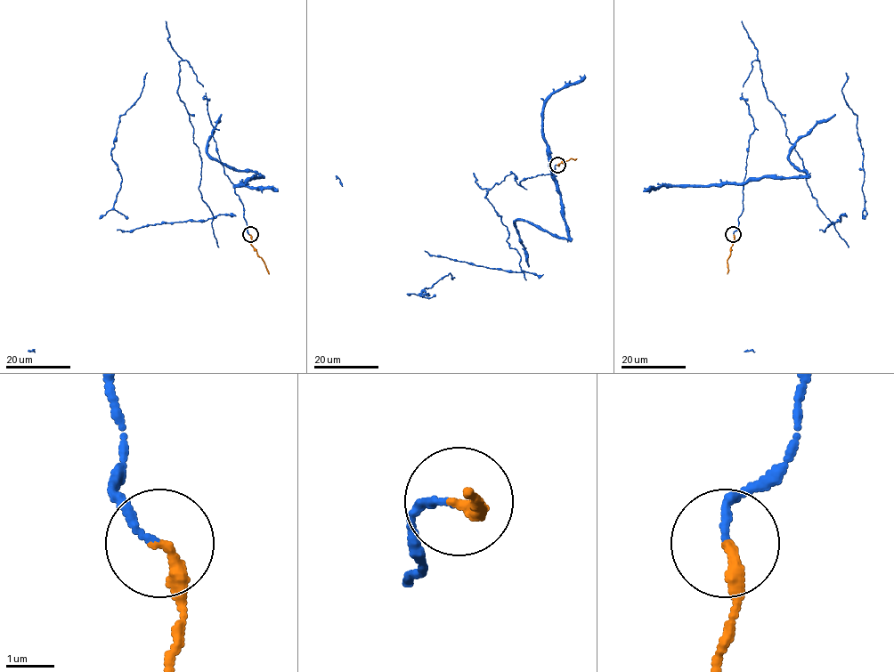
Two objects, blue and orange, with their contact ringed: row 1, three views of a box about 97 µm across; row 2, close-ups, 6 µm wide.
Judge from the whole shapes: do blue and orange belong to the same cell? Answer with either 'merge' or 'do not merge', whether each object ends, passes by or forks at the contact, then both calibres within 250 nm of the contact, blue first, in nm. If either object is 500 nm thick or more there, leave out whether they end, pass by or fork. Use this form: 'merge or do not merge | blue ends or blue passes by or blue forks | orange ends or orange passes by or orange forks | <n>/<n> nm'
merge | blue ends | orange ends | 150/280 nm

